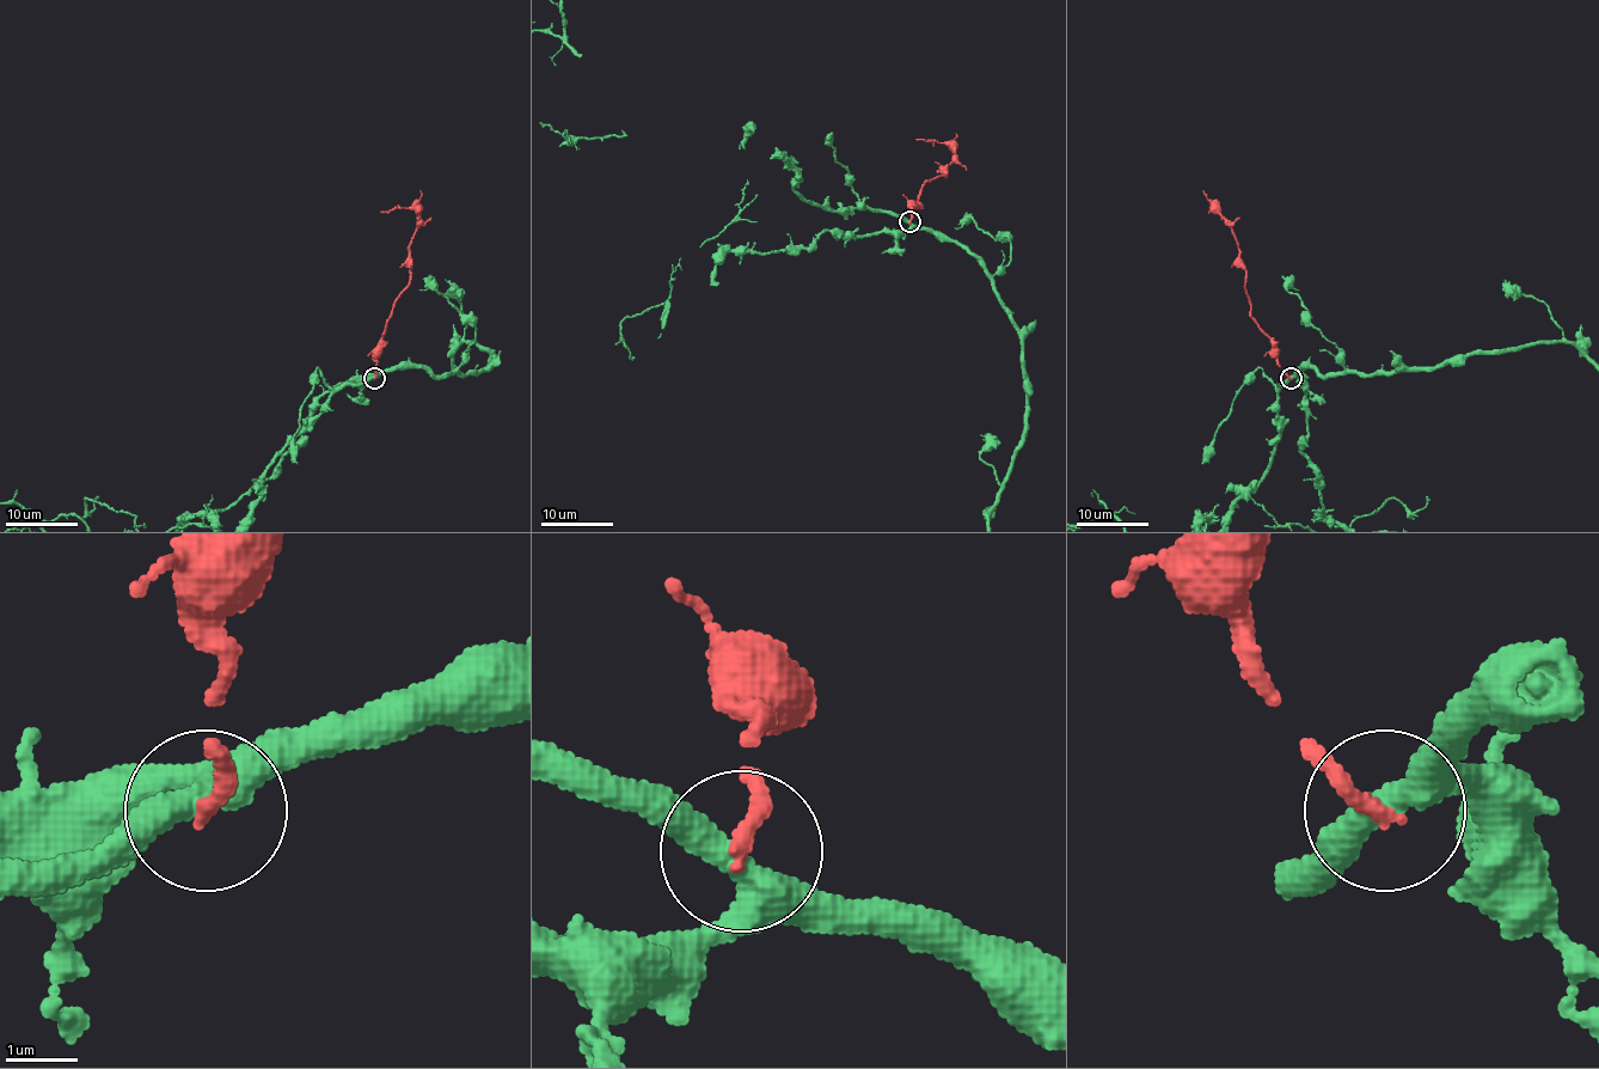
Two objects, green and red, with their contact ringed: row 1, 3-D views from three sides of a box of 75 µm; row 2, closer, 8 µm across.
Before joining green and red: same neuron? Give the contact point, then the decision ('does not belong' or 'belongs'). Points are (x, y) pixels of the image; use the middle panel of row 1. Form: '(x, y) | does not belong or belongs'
(910, 221) | does not belong

